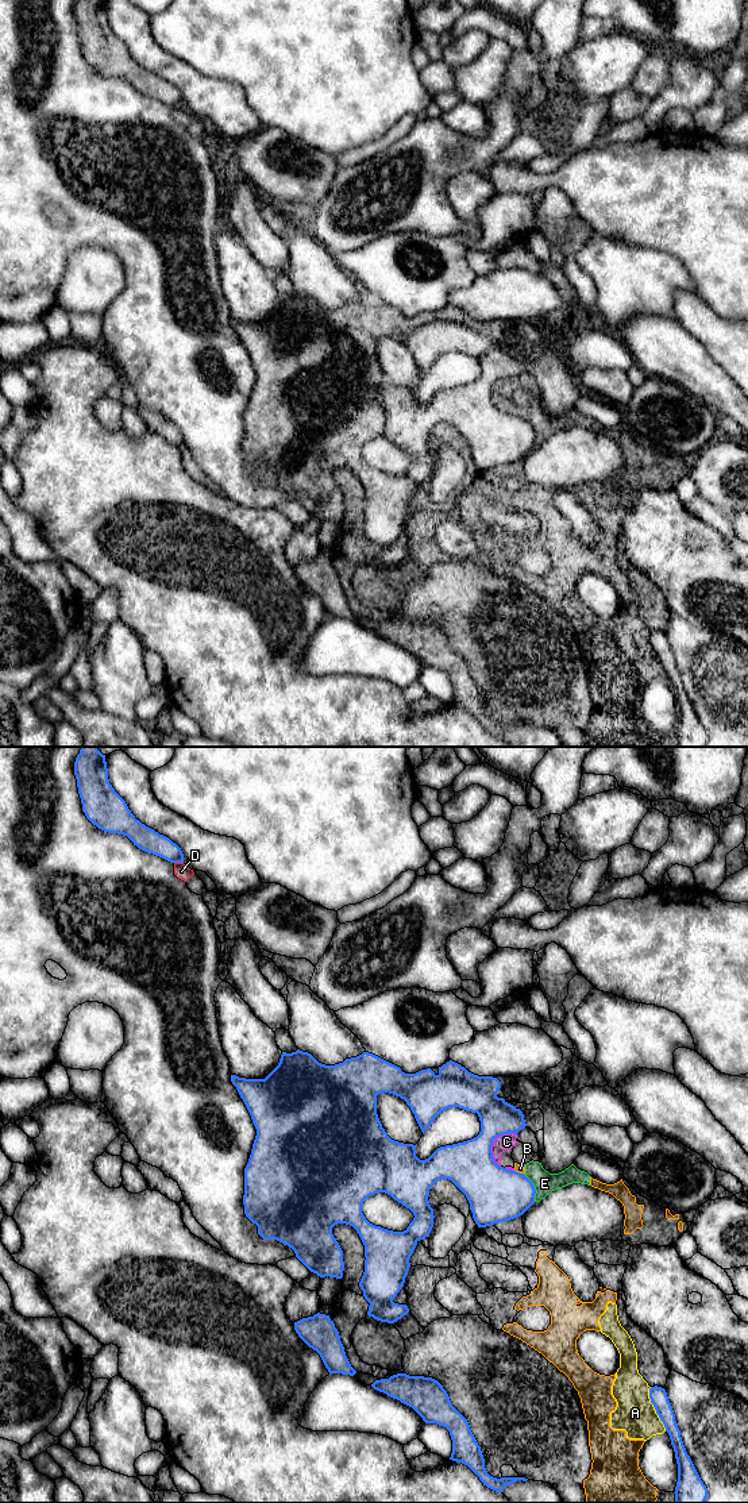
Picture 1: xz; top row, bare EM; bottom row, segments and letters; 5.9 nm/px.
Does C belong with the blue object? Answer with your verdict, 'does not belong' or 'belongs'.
does not belong

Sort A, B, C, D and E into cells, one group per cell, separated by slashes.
A B C E / D

